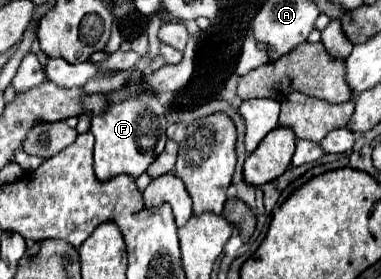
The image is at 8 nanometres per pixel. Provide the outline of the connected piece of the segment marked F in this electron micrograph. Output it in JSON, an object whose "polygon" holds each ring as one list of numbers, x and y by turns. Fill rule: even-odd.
{"polygon":[[134,73,128,81,128,99,122,103,110,103,108,111,92,117,92,133,96,137,94,147,94,171,100,181,114,179,116,175,140,177,148,165,164,151,166,145,166,117,164,105,156,95,144,91,140,85,140,73]]}

